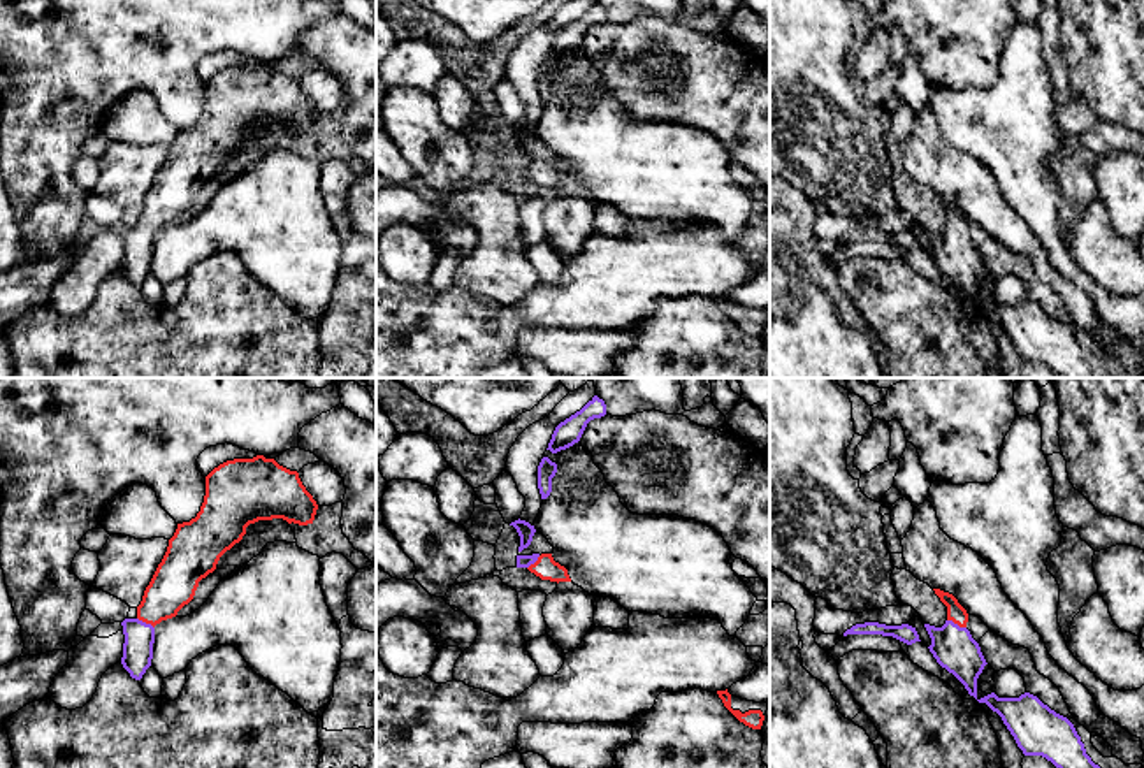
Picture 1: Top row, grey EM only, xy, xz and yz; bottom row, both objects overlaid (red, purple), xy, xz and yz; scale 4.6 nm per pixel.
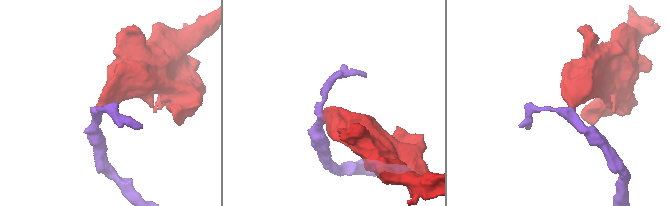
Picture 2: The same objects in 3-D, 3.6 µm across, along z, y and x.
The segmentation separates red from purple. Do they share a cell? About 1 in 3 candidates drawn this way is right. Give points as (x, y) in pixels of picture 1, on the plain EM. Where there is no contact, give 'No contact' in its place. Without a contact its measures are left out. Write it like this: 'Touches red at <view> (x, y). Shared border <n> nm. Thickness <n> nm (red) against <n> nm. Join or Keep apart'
Touches red at yz (956, 229). Shared border 100 nm. Thickness 80 nm (red) against 200 nm. Join

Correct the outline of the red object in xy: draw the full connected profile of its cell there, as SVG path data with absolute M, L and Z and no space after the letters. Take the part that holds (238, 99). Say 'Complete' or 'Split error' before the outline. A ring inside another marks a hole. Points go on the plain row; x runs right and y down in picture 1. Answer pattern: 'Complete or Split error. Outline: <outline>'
Split error. Outline: M257 62L220 70L206 83L206 102L200 118L190 128L177 130L167 158L158 170L135 225L121 228L125 250L121 271L132 285L141 286L151 272L155 232L172 225L188 211L199 188L216 176L220 163L246 141L246 134L258 127L283 125L288 130L313 130L318 111L302 91L299 79L279 72L274 65Z

